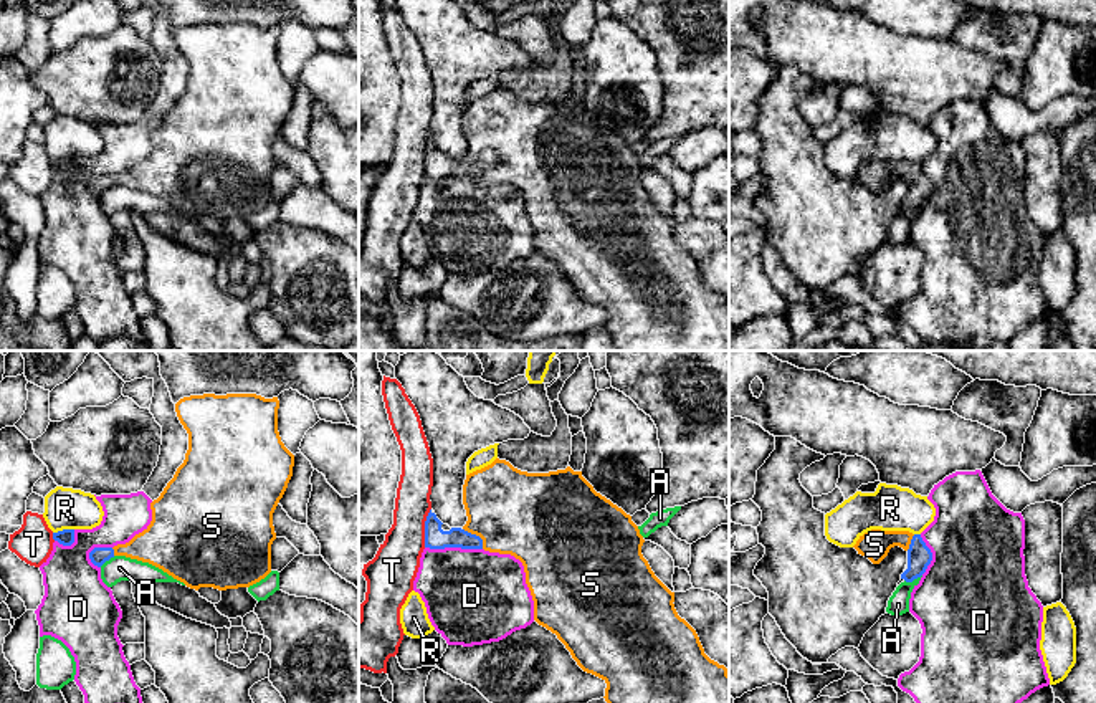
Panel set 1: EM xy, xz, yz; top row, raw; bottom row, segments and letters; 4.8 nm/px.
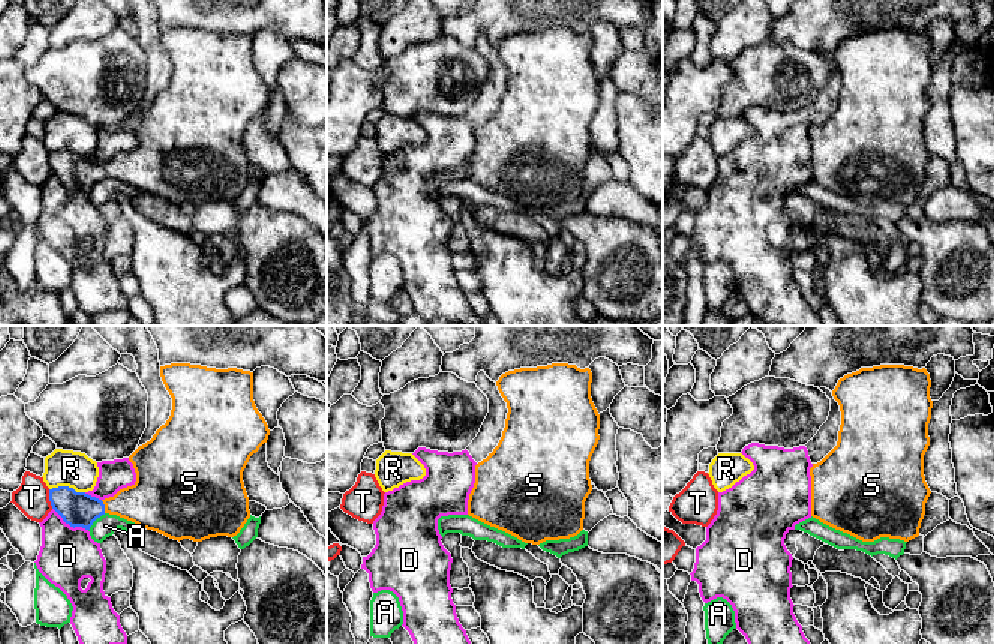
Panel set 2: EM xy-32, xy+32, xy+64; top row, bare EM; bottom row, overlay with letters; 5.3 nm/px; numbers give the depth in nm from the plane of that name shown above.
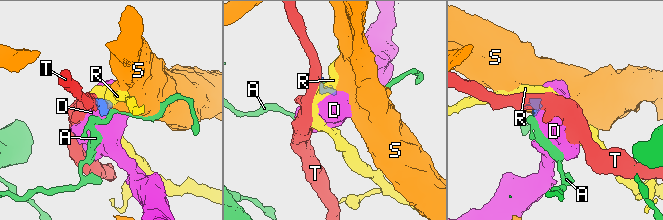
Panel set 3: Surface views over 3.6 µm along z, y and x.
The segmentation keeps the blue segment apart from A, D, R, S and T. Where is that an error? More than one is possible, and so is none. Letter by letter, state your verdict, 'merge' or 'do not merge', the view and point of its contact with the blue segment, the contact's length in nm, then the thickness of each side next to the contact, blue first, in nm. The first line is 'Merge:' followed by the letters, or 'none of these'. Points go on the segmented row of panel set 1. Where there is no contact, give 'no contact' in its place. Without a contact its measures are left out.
Merge: S
A: do not merge; meets blue in yz at (913, 579); contact 90 nm long; 120 nm thick on the blue side, 110 nm on the other
D: do not merge; meets blue in xz at (453, 546); contact 280 nm long; 110 nm thick on the blue side, 440 nm on the other
R: do not merge; meets blue in xy at (63, 530); contact 110 nm long; 80 nm thick on the blue side, 200 nm on the other
S: merge; meets blue in xz at (475, 535); contact 140 nm long; 110 nm thick on the blue side, 400 nm on the other
T: do not merge; meets blue in xz at (425, 528); contact 190 nm long; 110 nm thick on the blue side, 220 nm on the other

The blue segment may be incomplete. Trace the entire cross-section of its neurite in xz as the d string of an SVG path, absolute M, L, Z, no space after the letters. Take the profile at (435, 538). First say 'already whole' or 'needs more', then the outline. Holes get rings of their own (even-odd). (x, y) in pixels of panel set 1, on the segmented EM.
needs more | M496 458L491 465L466 475L463 485L463 505L468 521L463 528L450 528L443 524L433 509L430 509L425 521L425 548L445 549L484 549L489 552L511 554L524 566L526 584L534 600L534 620L557 635L557 638L570 652L577 665L607 683L607 703L729 703L729 673L724 665L711 660L699 642L696 630L678 615L674 609L674 592L671 592L651 571L648 561L641 554L645 543L638 526L631 521L622 508L593 490L593 486L582 476L582 471L565 470L549 473L527 473L514 468L509 461Z

